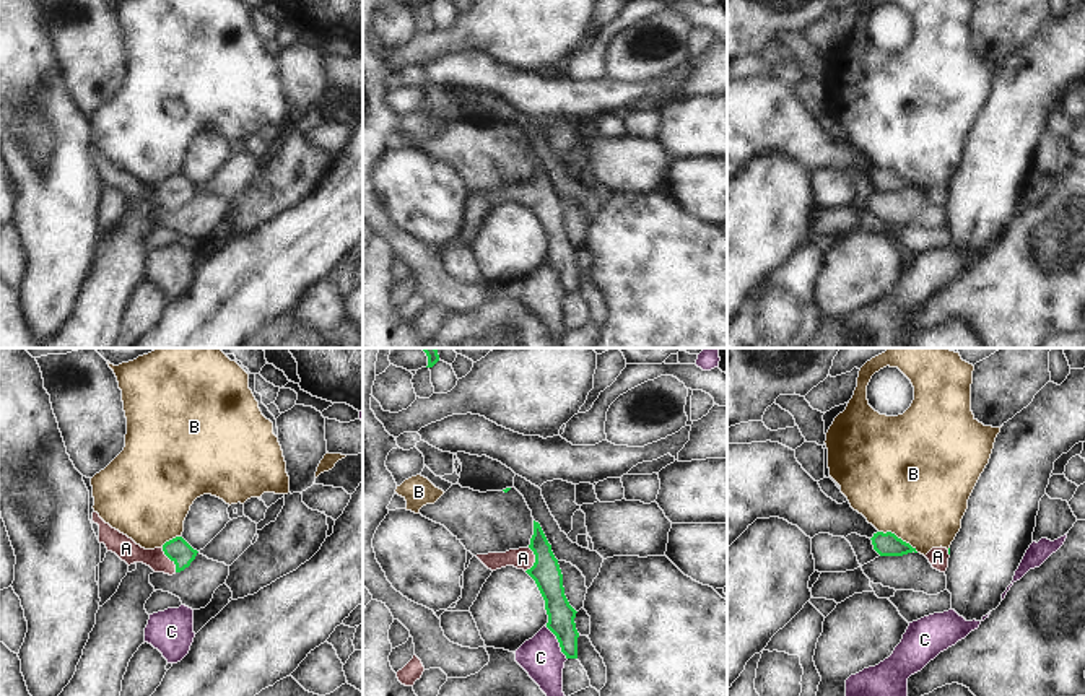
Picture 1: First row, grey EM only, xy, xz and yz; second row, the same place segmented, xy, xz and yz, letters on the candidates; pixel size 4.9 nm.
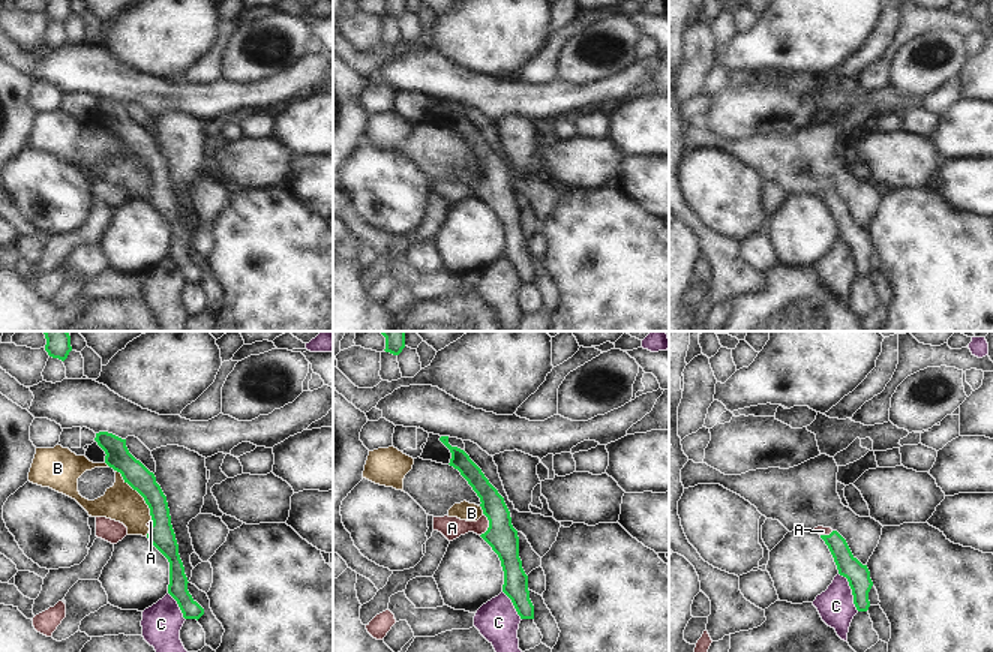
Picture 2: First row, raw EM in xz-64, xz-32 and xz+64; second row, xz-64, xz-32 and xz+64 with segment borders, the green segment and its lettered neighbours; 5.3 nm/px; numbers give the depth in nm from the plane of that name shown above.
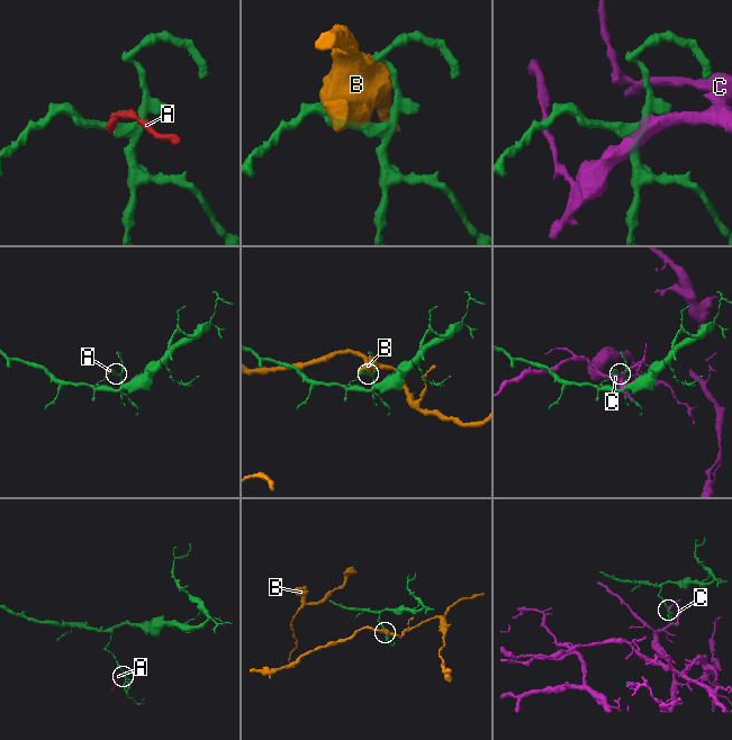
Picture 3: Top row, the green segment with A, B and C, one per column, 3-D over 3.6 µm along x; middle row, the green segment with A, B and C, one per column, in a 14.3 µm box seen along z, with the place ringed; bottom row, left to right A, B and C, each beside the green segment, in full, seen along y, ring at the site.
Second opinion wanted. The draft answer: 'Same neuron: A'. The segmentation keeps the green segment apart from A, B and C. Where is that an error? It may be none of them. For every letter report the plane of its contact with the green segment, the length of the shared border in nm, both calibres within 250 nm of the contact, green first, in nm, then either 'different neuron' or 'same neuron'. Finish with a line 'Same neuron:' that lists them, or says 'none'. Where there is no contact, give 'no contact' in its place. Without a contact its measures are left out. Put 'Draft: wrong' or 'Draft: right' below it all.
A: xy | 150 nm | 120/110 nm | same neuron
B: yz | 220 nm | 110/480 nm | different neuron
C: xz | 200 nm | 130/200 nm | different neuron
Same neuron: A
Draft: right

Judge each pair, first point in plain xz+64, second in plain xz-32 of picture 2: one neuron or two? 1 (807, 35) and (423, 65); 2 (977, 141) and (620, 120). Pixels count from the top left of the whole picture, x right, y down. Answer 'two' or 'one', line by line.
1: two
2: one

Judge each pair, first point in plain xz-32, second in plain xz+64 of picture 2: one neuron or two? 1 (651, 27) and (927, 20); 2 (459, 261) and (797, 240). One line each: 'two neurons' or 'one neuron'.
1: one neuron
2: one neuron

